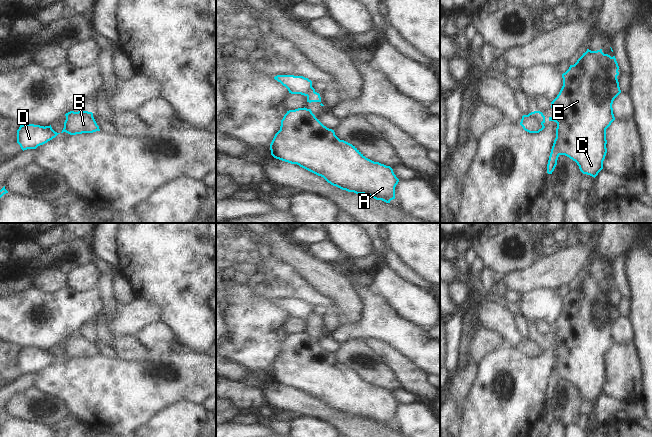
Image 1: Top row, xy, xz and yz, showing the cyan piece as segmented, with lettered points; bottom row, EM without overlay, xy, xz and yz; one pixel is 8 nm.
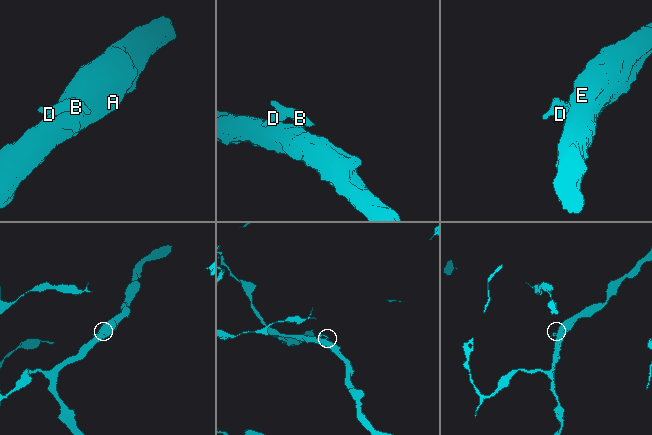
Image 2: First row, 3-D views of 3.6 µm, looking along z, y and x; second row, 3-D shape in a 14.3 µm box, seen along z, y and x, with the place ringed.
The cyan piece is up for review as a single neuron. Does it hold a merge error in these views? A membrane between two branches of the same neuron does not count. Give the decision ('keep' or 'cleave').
cleave

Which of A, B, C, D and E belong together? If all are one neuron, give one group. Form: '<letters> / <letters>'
A C E / B D

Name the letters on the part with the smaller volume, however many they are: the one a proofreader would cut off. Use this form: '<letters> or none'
B, D

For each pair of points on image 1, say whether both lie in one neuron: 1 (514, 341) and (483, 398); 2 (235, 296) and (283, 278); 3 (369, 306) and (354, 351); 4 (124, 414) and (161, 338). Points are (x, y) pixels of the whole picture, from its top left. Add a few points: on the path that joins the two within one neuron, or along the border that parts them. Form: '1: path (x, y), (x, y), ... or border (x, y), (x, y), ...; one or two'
1: border (505, 343), (512, 347), (519, 347); two
2: border (231, 284), (246, 283), (257, 294), (273, 300); two
3: border (361, 338), (346, 339), (339, 344); two
4: border (178, 351), (150, 352); two

